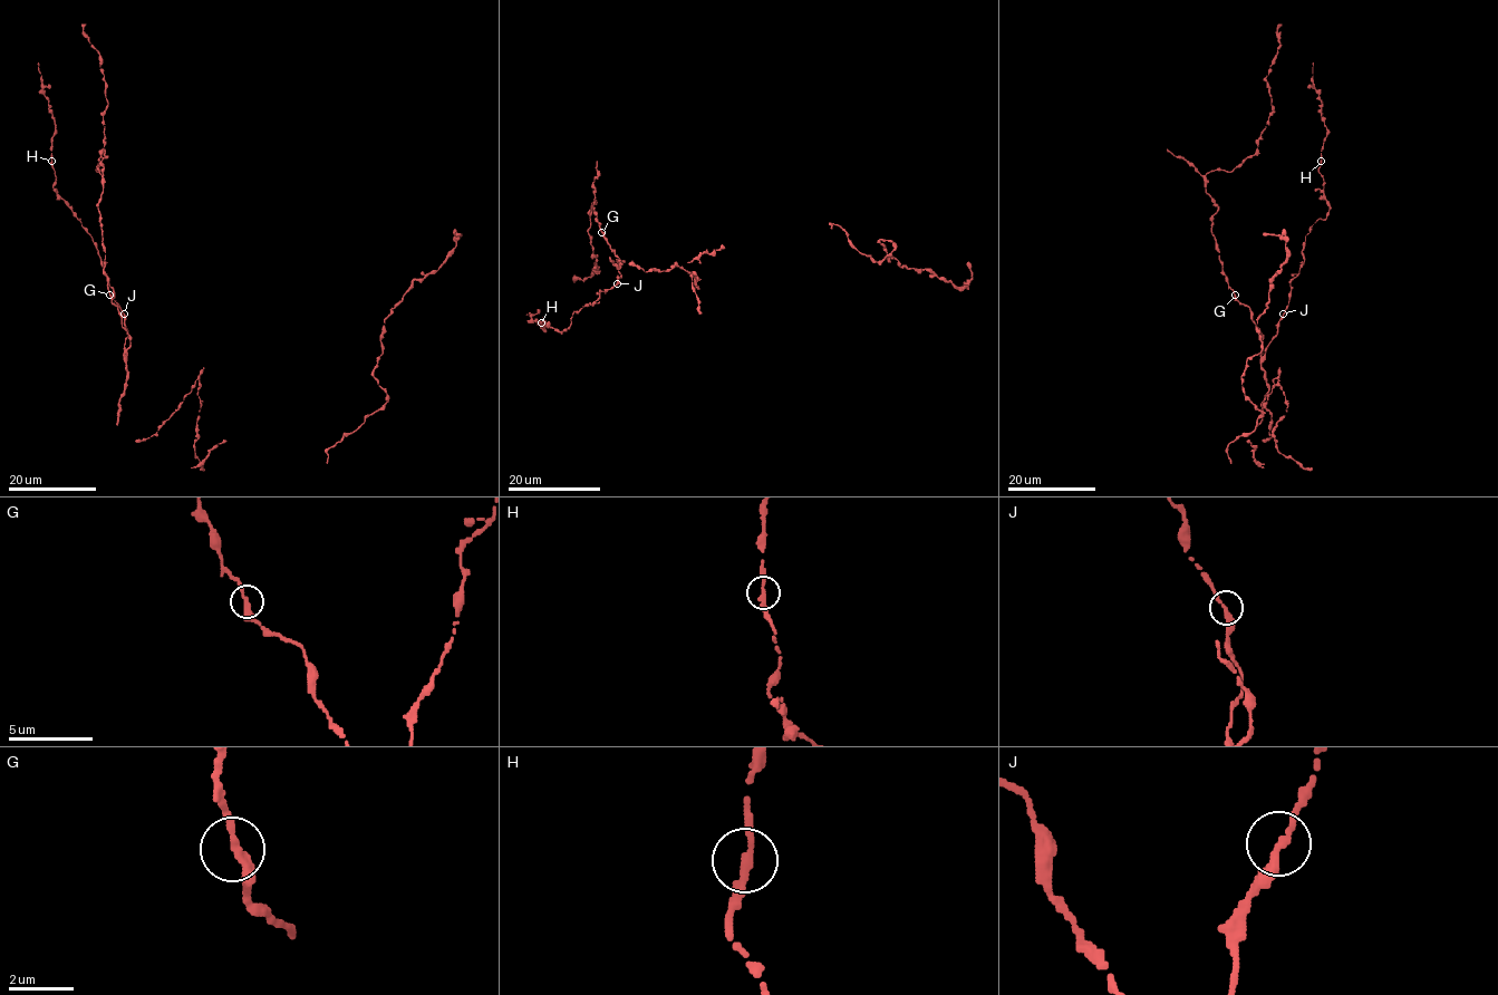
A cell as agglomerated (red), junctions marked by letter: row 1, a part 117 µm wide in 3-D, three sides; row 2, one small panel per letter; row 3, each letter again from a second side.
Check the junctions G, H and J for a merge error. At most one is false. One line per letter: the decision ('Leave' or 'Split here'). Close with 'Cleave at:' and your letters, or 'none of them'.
G: Leave
H: Leave
J: Leave
Cleave at: none of them

